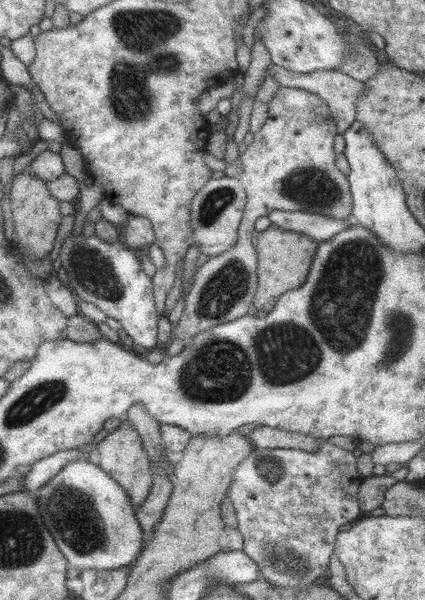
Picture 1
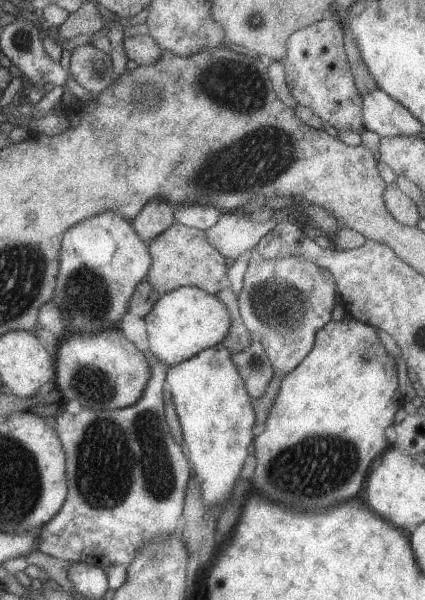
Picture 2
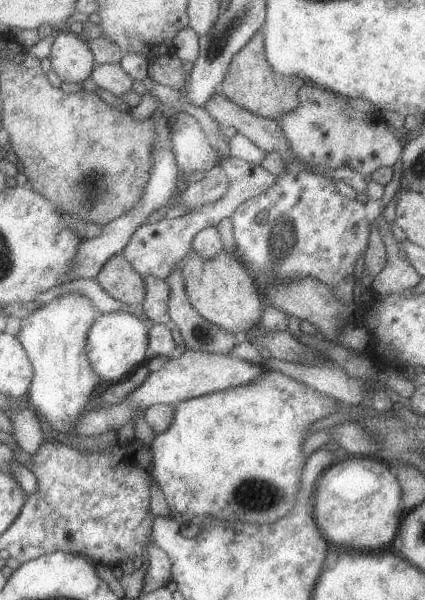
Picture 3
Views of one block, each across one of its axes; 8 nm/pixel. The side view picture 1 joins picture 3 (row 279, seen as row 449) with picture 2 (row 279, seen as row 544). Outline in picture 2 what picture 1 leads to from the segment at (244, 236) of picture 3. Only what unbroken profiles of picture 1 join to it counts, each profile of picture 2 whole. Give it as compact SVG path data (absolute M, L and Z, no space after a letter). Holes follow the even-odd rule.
M253 248L243 276L243 288L237 294L239 316L251 340L263 344L271 368L289 374L313 348L315 332L331 322L335 302L335 280L331 272L299 256L263 258Z

